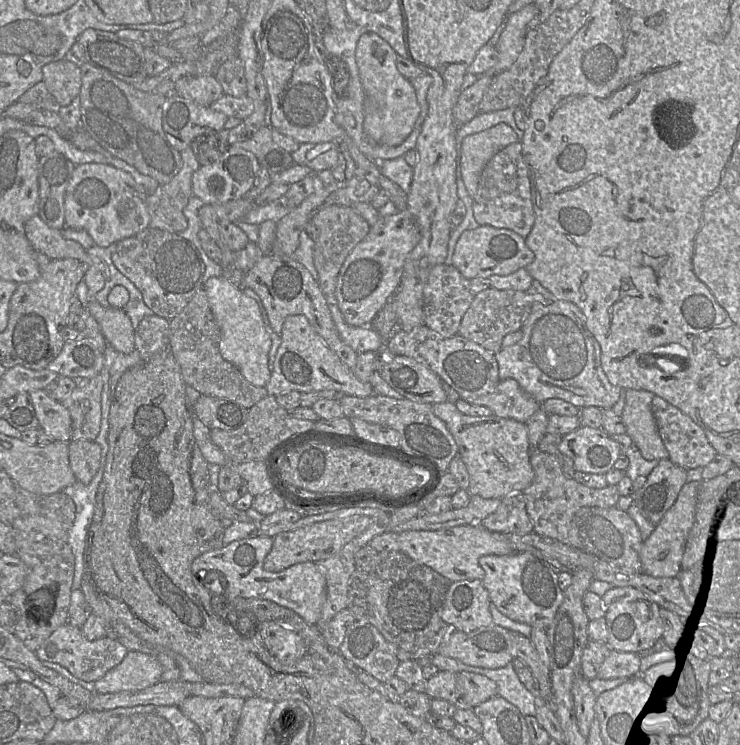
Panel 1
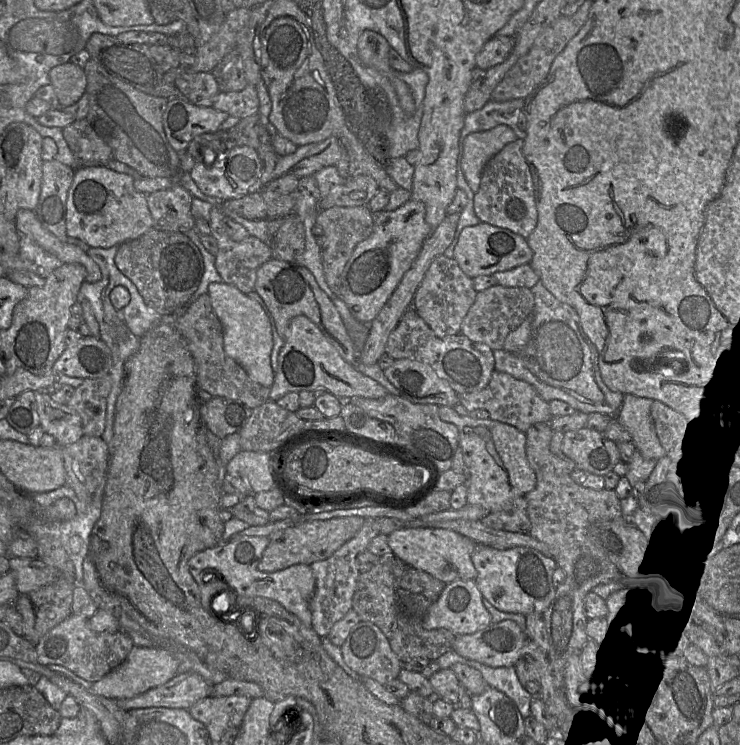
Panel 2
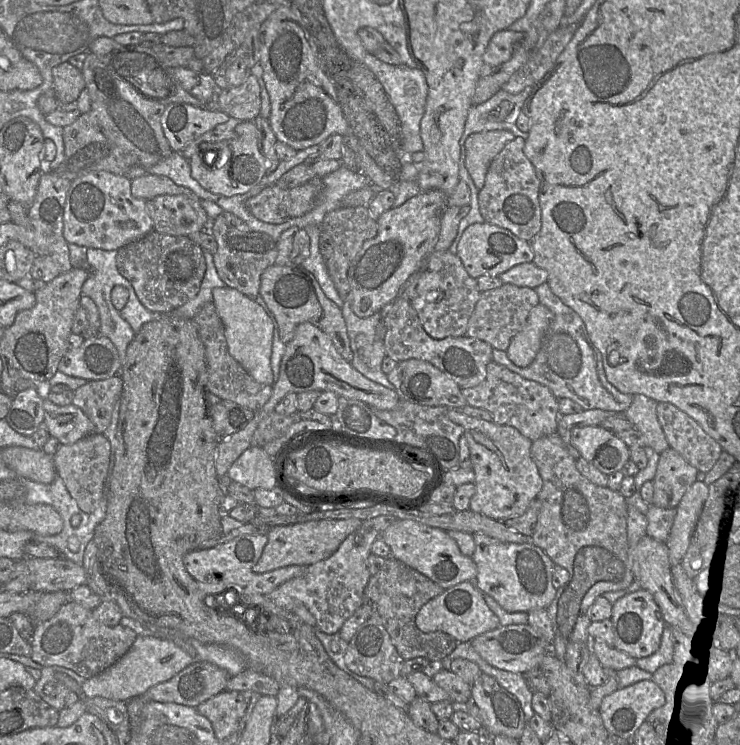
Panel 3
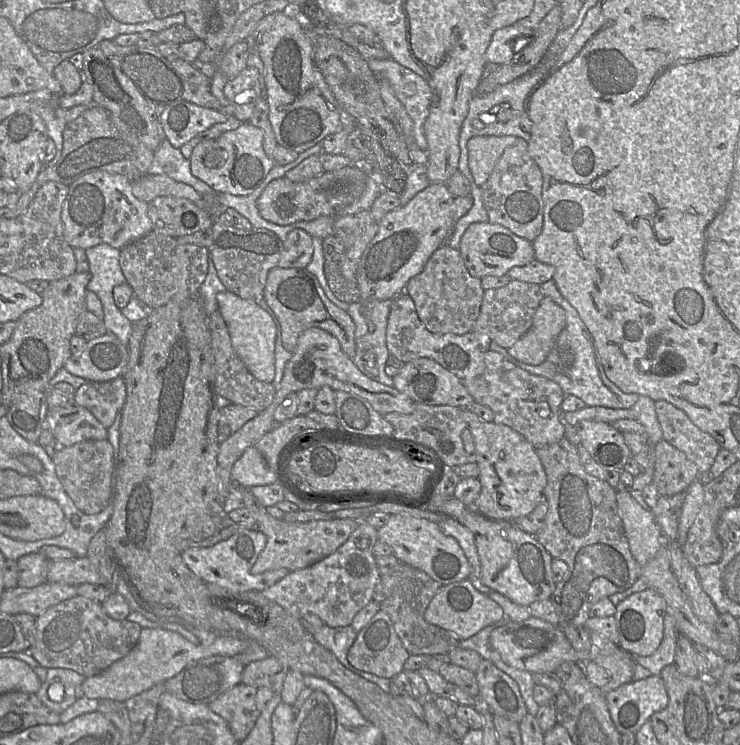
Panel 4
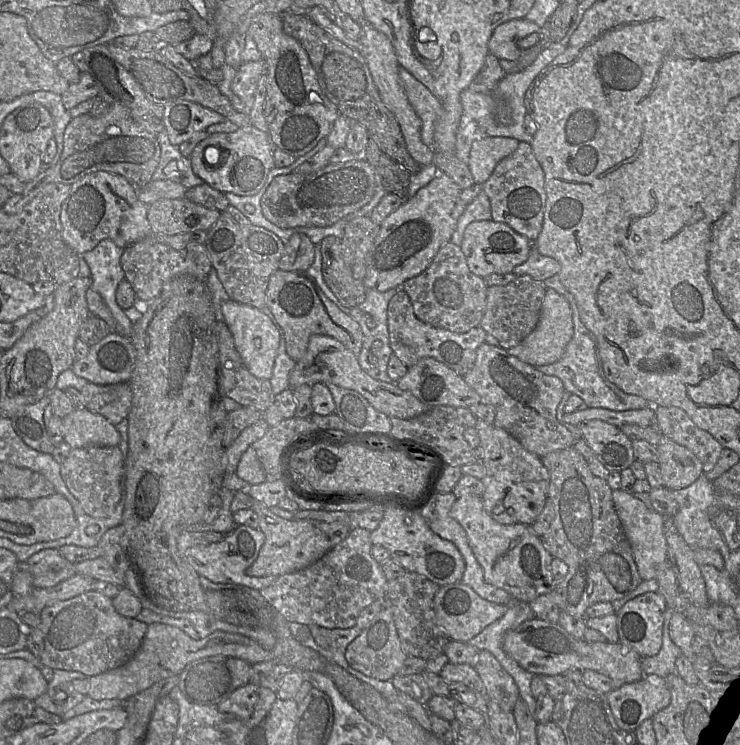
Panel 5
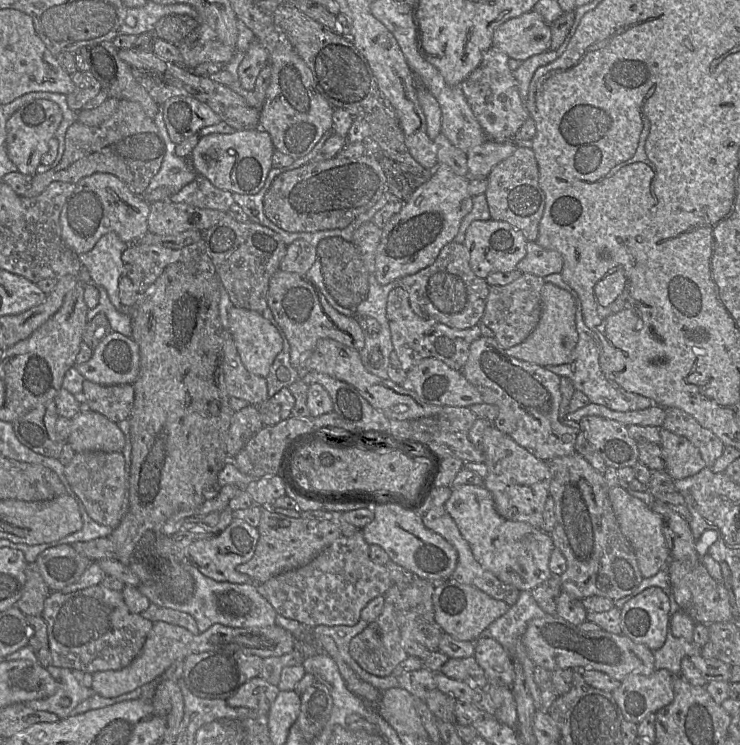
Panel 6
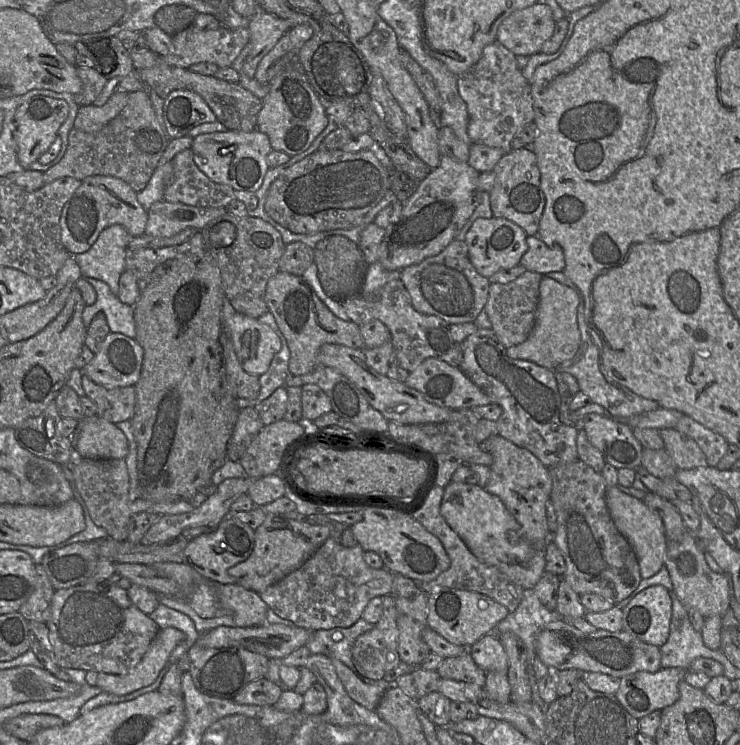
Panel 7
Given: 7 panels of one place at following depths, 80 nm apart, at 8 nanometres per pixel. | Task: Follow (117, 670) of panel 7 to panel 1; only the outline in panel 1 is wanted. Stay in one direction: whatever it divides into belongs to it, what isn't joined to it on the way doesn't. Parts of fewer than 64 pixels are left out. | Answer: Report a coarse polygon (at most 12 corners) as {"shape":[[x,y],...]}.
{"shape":[[67,622],[35,653],[95,682],[128,649],[107,636],[88,640]]}

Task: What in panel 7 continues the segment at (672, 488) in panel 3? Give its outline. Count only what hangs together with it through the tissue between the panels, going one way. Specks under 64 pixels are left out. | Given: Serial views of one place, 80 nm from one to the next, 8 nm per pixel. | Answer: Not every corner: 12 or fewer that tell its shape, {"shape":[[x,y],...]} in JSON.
{"shape":[[675,428],[659,430],[677,469],[708,466],[698,444]]}

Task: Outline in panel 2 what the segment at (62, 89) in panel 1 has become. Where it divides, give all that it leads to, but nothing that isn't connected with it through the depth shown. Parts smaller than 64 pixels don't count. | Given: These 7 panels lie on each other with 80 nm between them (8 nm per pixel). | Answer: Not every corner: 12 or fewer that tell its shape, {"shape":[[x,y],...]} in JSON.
{"shape":[[70,61],[49,78],[62,107],[86,92],[83,68]]}

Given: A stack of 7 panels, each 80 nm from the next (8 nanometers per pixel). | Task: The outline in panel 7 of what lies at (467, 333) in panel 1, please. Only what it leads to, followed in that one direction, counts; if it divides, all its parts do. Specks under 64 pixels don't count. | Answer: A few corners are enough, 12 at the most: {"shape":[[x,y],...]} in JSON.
{"shape":[[543,275],[490,283],[484,310],[505,348],[527,340]]}

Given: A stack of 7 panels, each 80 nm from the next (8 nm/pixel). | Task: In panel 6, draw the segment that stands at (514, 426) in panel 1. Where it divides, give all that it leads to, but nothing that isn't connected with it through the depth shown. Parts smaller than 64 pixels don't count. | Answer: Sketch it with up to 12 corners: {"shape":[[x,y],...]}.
{"shape":[[494,425],[484,430],[484,487],[499,515],[541,529],[551,482]]}

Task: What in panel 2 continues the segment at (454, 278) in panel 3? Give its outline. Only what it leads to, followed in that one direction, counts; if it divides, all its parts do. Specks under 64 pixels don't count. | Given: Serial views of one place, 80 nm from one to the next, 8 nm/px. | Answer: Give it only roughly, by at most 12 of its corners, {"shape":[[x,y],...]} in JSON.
{"shape":[[437,256],[412,309],[436,336],[461,333],[473,280]]}

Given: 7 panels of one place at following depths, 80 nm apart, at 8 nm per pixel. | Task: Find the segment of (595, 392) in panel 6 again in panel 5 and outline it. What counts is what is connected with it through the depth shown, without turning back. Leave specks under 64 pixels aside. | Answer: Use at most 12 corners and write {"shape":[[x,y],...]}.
{"shape":[[559,274],[543,282],[569,302],[574,332],[558,361],[536,368],[588,407],[642,409],[605,377],[593,334]]}

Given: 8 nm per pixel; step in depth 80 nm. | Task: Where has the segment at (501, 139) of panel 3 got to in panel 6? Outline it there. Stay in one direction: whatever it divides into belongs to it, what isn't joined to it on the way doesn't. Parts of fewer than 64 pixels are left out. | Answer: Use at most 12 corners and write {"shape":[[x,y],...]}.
{"shape":[[486,140],[467,152],[470,177],[488,177],[516,150]]}

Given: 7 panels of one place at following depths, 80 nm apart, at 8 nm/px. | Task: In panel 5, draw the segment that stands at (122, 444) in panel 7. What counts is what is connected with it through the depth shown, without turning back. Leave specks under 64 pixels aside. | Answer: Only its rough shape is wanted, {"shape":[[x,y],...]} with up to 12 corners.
{"shape":[[75,408],[62,418],[71,448],[118,446],[120,433],[104,416]]}

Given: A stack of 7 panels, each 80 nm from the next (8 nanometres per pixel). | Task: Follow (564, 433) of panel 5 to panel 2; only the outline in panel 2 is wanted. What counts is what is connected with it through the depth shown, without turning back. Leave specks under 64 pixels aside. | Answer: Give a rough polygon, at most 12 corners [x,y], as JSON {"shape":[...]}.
{"shape":[[496,370],[485,388],[460,394],[468,410],[523,432],[550,422],[530,383]]}

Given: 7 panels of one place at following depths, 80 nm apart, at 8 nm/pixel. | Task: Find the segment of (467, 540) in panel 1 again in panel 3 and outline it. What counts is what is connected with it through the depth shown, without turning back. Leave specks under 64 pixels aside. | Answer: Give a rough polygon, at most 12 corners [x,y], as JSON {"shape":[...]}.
{"shape":[[397,519],[380,533],[394,559],[444,590],[477,565],[440,528]]}

